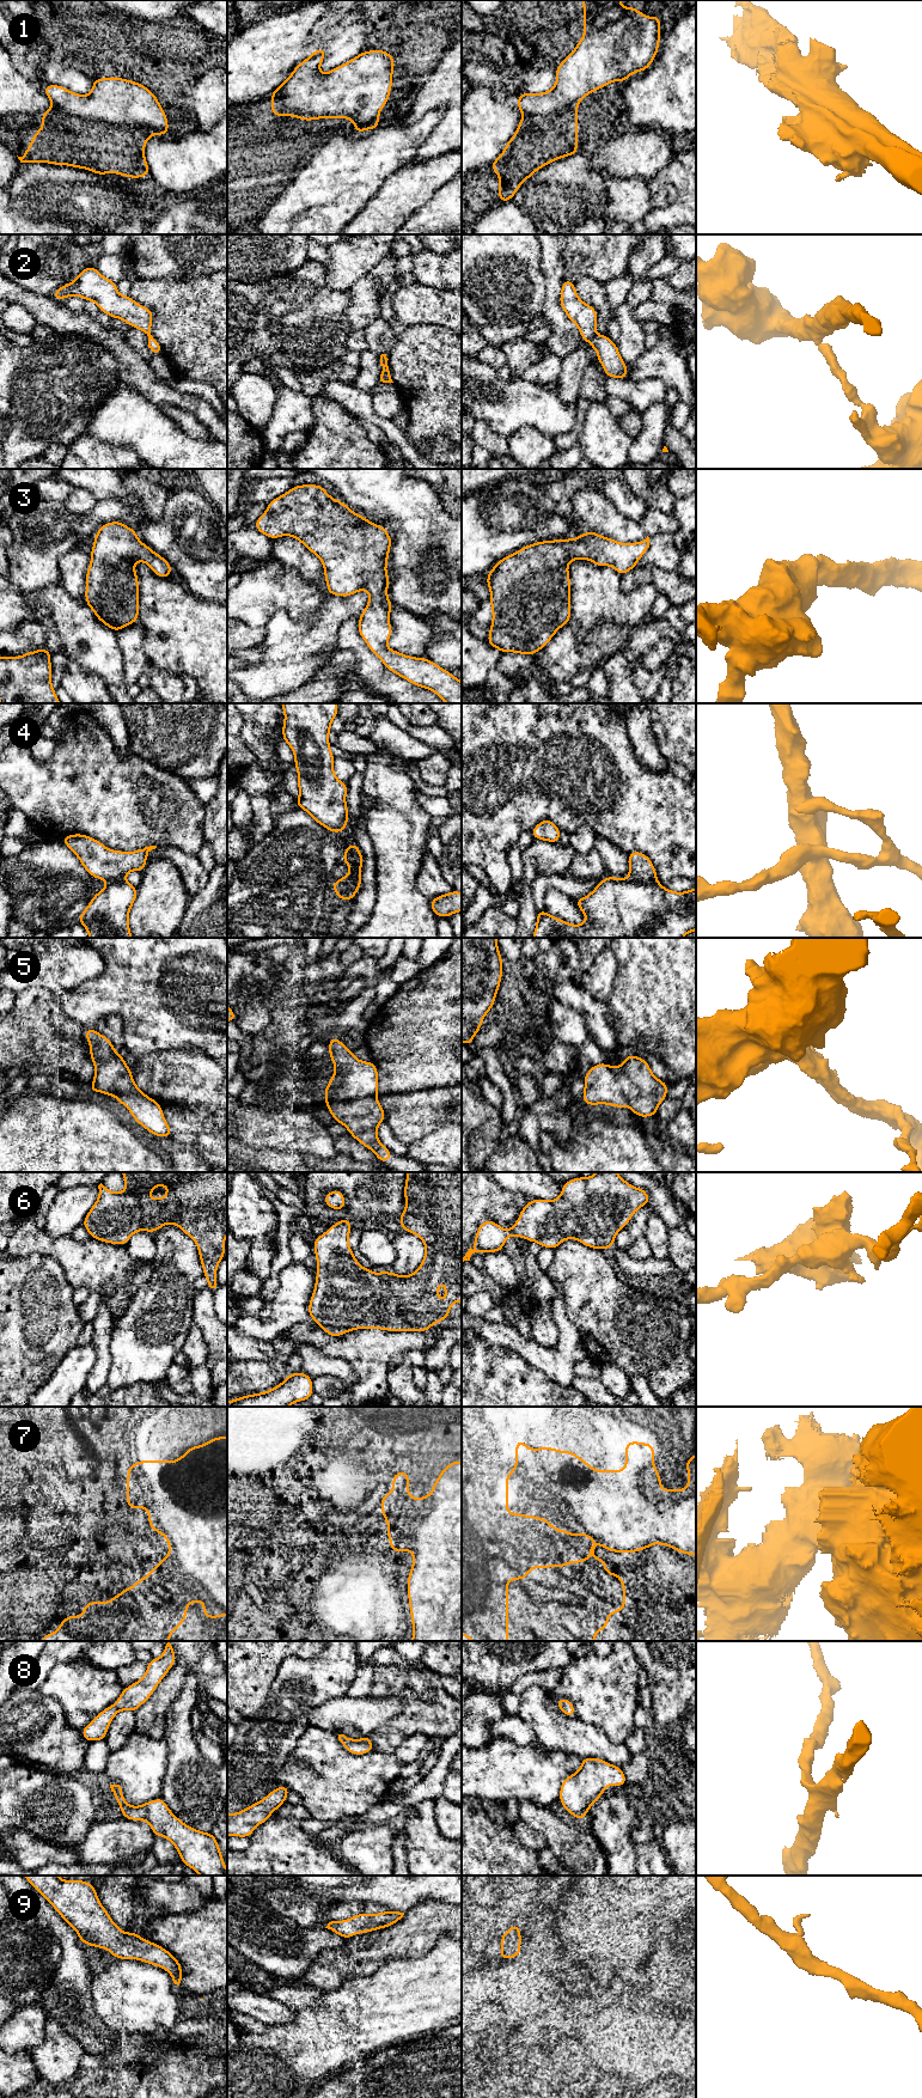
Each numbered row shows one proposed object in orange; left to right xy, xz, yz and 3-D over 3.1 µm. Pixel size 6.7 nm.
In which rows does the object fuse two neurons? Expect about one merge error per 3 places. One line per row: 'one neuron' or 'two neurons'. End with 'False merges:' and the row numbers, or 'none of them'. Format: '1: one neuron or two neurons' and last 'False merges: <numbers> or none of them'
1: one neuron
2: two neurons
3: one neuron
4: two neurons
5: one neuron
6: one neuron
7: two neurons
8: one neuron
9: one neuron
False merges: 2, 4, 7

